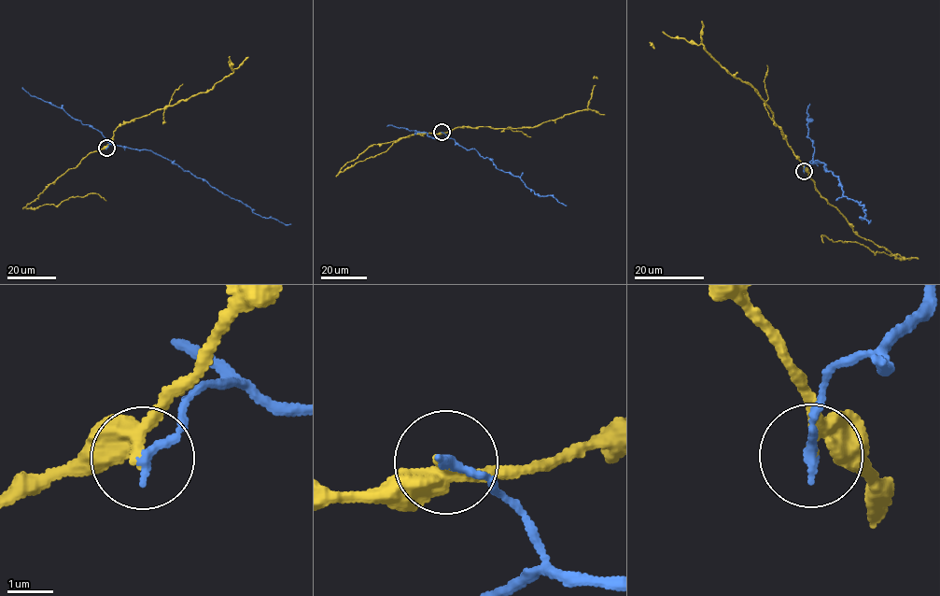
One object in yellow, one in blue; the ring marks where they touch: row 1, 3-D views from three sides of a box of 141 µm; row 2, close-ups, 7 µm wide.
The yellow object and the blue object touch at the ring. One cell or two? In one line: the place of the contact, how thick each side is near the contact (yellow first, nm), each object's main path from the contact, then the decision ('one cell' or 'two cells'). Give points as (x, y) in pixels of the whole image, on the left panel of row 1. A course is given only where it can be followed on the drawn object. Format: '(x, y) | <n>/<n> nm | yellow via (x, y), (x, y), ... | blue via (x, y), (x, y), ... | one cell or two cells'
(106, 148) | 240/200 nm | yellow via (106, 148), (89, 152), (25, 207), (58, 205), (73, 196), (91, 193), (106, 201) | blue via (106, 148), (110, 144), (151, 150), (240, 201), (253, 212), (291, 224) | two cells

